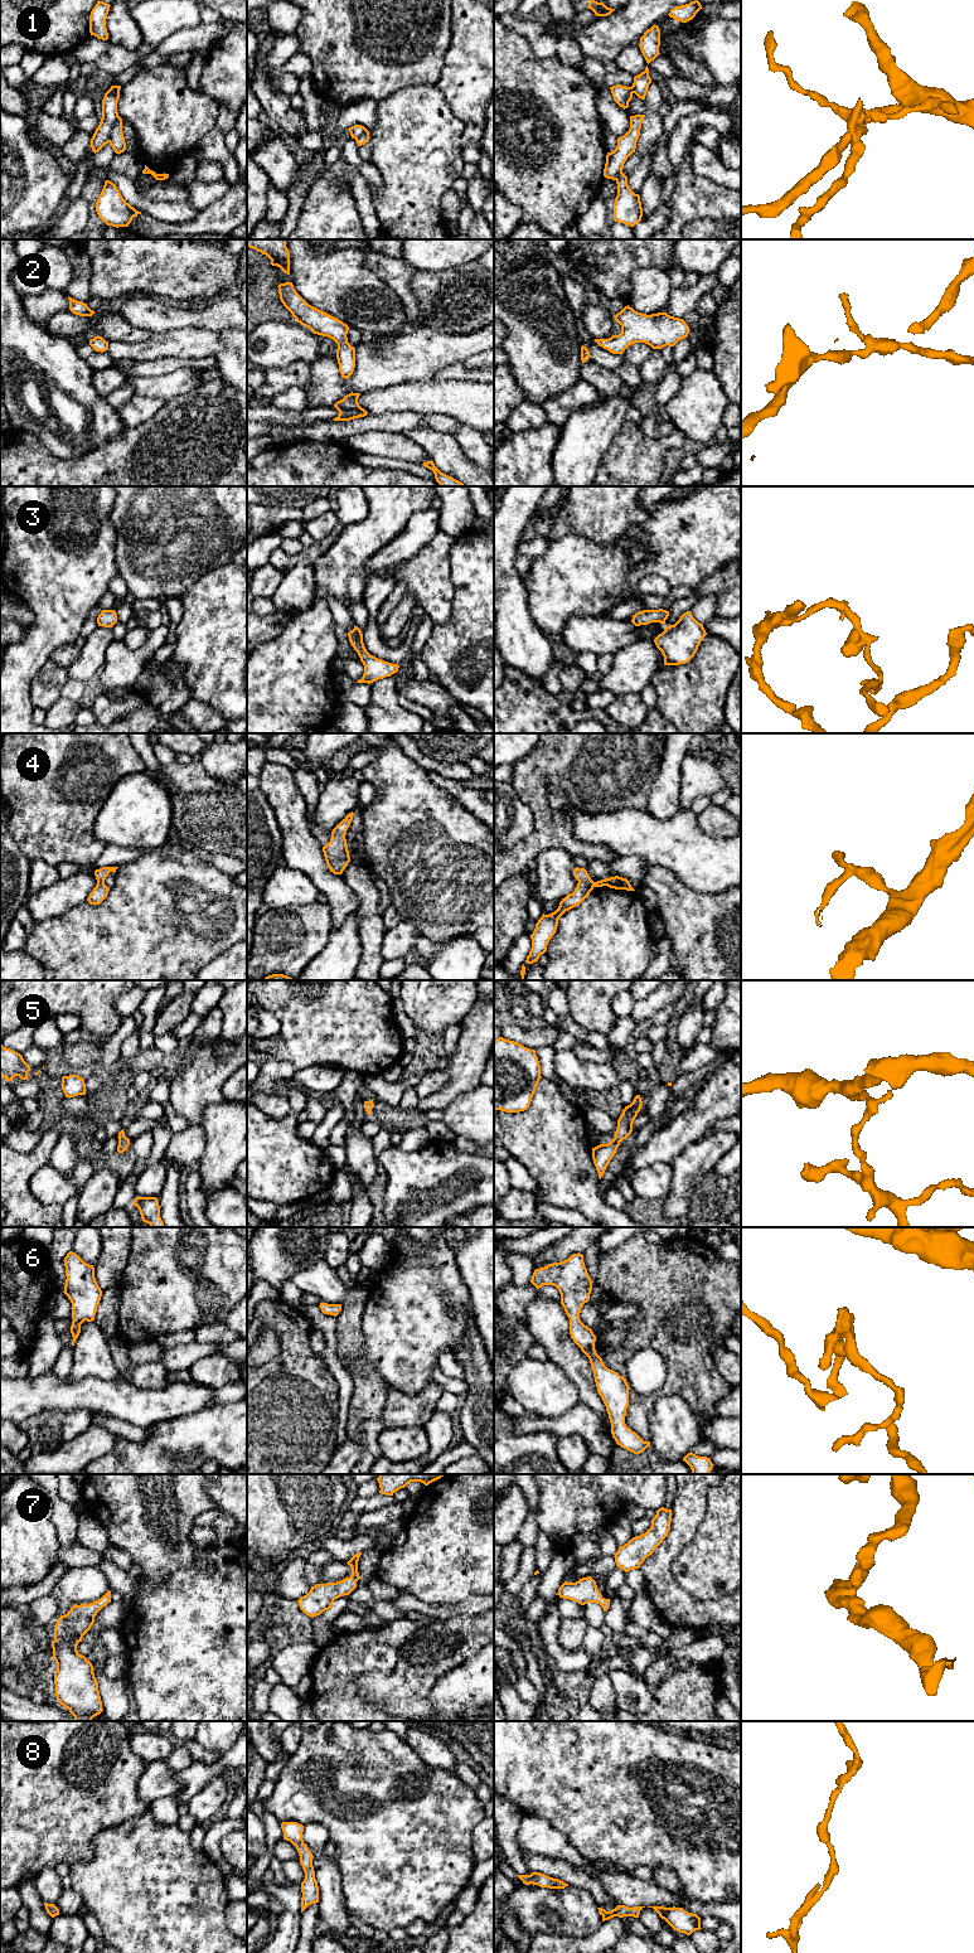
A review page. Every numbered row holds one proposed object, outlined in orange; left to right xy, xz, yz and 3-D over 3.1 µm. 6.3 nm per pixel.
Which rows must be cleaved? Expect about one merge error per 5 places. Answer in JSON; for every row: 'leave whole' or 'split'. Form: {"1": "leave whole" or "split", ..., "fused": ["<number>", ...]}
{"1": "split", "2": "leave whole", "3": "leave whole", "4": "leave whole", "5": "leave whole", "6": "leave whole", "7": "leave whole", "8": "leave whole", "fused": ["1"]}

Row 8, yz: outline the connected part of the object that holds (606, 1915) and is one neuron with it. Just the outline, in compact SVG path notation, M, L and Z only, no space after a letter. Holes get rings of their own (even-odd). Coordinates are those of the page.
M617 1905L615 1909L612 1909L611 1911L606 1911L602 1908L597 1908L600 1915L602 1916L602 1922L609 1920L614 1916L619 1916L619 1918L624 1918L624 1916L634 1916L634 1918L639 1918L640 1910L645 1908L645 1906L634 1906L634 1908L629 1908L625 1905Z

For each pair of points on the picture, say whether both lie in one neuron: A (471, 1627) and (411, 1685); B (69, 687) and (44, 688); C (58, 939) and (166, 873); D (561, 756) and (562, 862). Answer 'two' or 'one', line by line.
A: one
B: two
C: one
D: two

